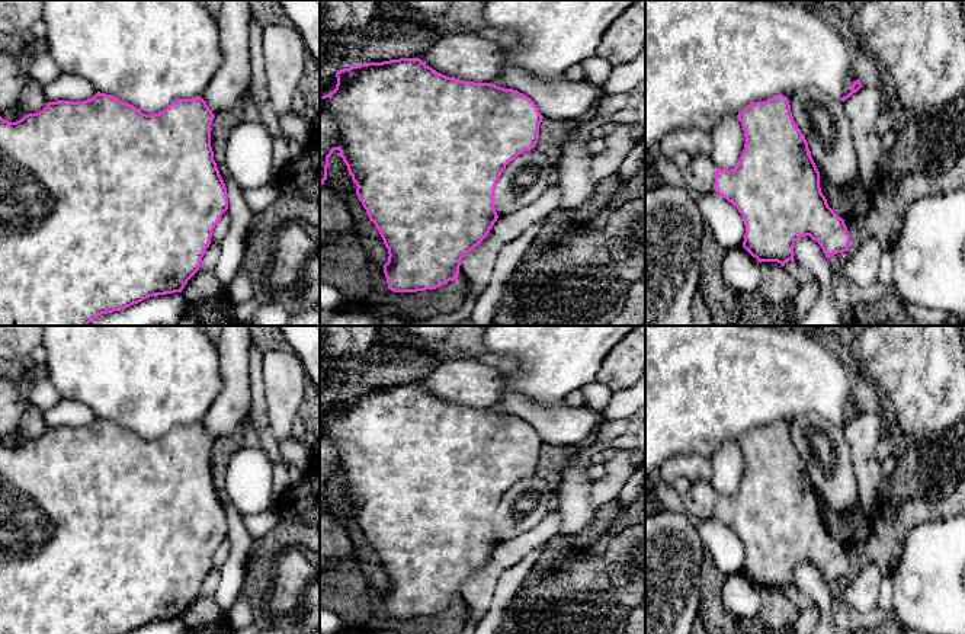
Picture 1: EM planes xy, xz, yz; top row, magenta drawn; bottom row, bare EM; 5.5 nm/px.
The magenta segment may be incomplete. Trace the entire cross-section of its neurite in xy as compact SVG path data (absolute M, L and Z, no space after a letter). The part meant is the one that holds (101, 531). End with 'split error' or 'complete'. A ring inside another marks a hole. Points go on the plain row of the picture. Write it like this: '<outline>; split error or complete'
M100 417L83 428L48 428L42 436L16 448L0 442L0 634L128 634L154 621L182 618L199 596L212 557L228 535L227 513L211 473L214 444L201 422L177 425L164 436L147 441Z; complete

